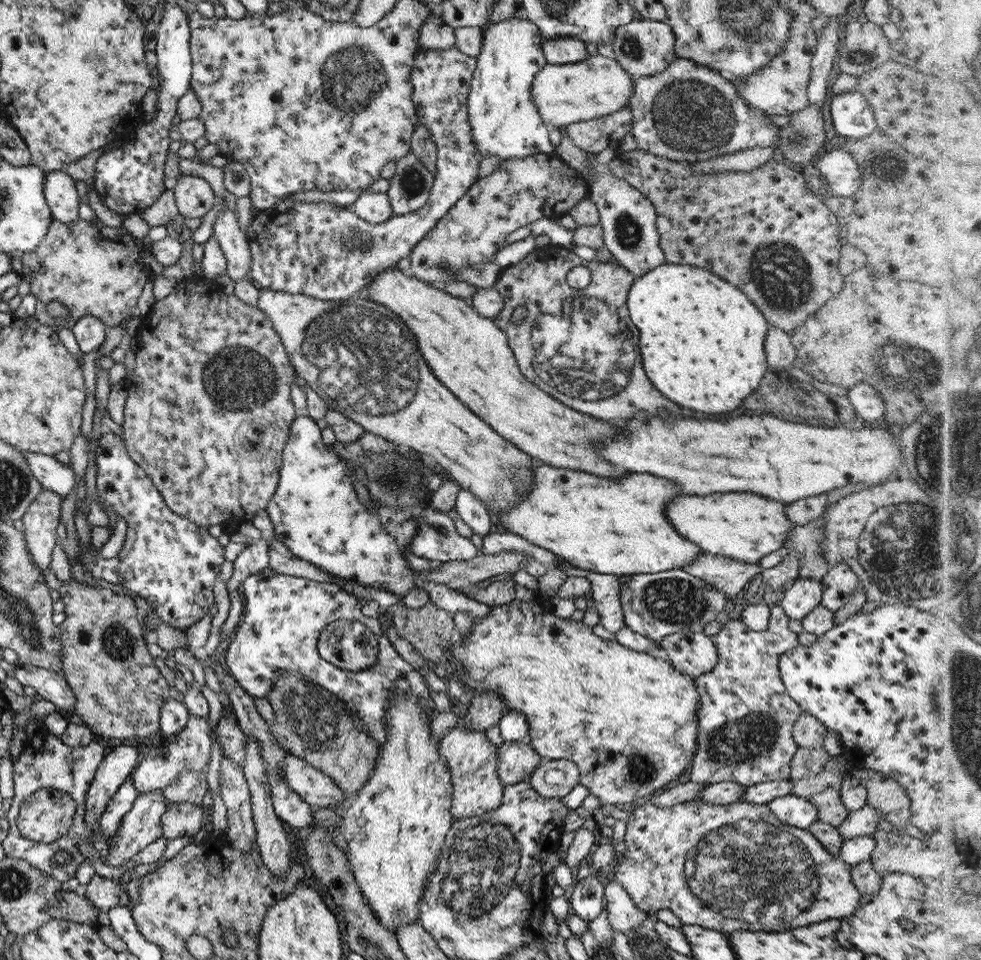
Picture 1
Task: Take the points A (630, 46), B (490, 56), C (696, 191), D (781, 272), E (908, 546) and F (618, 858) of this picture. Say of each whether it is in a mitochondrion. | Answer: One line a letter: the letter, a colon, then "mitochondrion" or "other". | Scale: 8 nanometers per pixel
A: mitochondrion
B: other
C: other
D: mitochondrion
E: mitochondrion
F: other

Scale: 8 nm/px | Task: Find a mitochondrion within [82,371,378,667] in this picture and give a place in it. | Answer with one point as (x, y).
(117, 642)

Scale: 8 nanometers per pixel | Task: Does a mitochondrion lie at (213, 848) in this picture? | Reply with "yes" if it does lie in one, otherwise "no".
no

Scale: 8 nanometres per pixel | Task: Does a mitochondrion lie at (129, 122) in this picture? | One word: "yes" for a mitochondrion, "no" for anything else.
no

